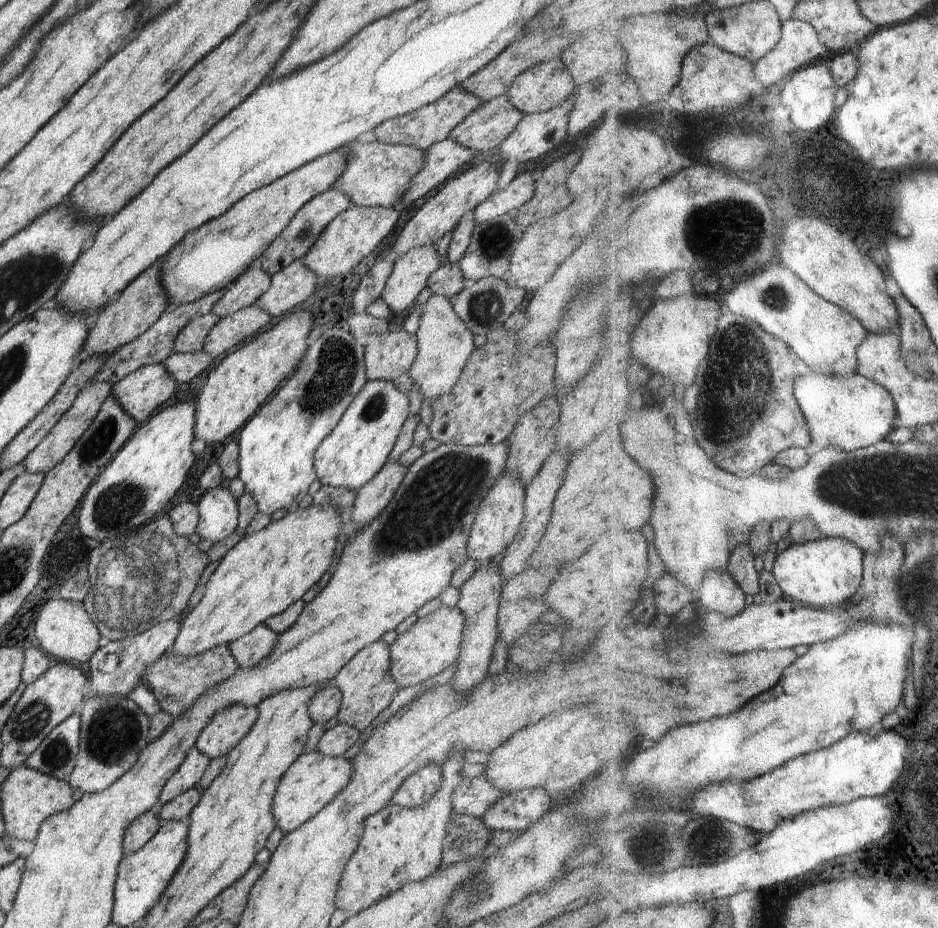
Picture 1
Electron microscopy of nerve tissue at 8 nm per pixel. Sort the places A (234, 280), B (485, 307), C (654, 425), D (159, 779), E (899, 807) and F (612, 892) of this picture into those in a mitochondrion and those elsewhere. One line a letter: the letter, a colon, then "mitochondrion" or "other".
A: other
B: mitochondrion
C: other
D: other
E: other
F: other

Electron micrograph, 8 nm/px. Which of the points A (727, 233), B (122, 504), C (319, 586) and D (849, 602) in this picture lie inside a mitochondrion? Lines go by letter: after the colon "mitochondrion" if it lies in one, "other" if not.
A: mitochondrion
B: mitochondrion
C: other
D: other

